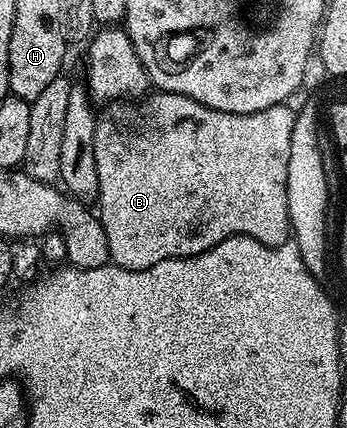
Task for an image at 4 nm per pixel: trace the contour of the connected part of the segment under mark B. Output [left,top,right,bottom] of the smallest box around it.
[96,90,295,273]

